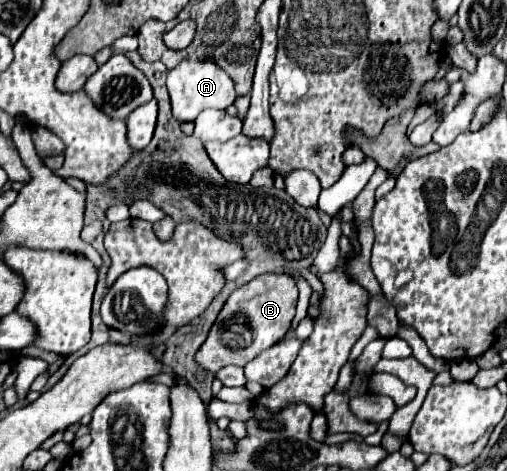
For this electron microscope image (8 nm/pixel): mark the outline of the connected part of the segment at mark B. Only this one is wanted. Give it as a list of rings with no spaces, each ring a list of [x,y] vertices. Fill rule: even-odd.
[[[263,274],[251,280],[251,284],[235,290],[229,296],[227,306],[219,312],[219,318],[213,324],[203,348],[197,352],[199,366],[211,372],[217,372],[229,364],[245,366],[259,352],[277,344],[291,328],[298,297],[297,285],[287,274]]]

